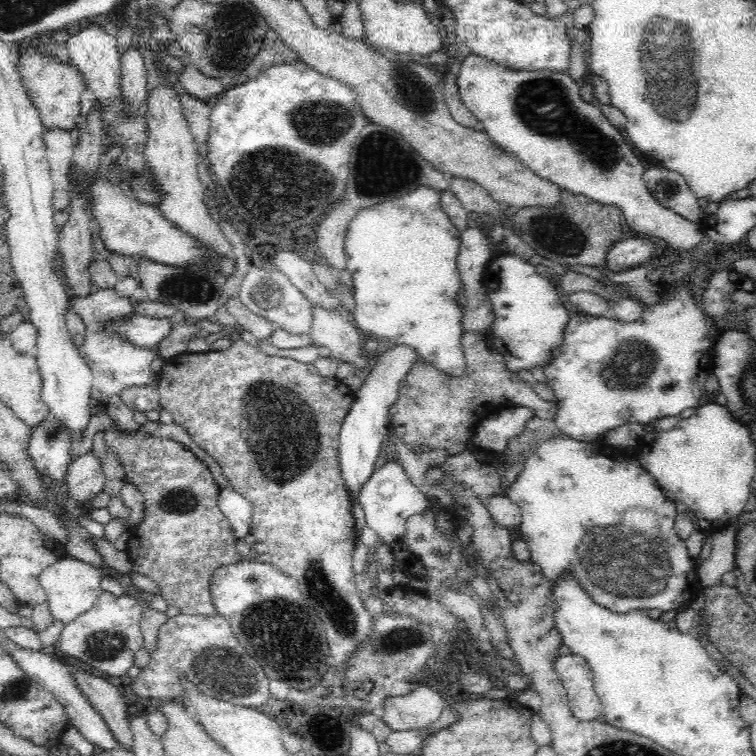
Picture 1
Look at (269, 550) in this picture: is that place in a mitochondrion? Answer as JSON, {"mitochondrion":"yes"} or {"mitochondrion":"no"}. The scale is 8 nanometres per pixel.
{"mitochondrion":"no"}

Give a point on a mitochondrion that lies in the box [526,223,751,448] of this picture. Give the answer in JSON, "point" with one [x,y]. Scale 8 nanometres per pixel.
{"point":[633,365]}

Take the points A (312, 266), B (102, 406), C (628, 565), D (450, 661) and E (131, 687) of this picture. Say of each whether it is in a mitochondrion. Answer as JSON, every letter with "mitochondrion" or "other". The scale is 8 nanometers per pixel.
{"A":"other","B":"other","C":"mitochondrion","D":"mitochondrion","E":"other"}

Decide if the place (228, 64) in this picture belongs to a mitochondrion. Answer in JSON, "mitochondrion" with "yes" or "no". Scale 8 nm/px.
{"mitochondrion":"yes"}

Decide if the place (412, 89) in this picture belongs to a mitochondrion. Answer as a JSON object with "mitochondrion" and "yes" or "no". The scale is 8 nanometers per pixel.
{"mitochondrion":"yes"}

